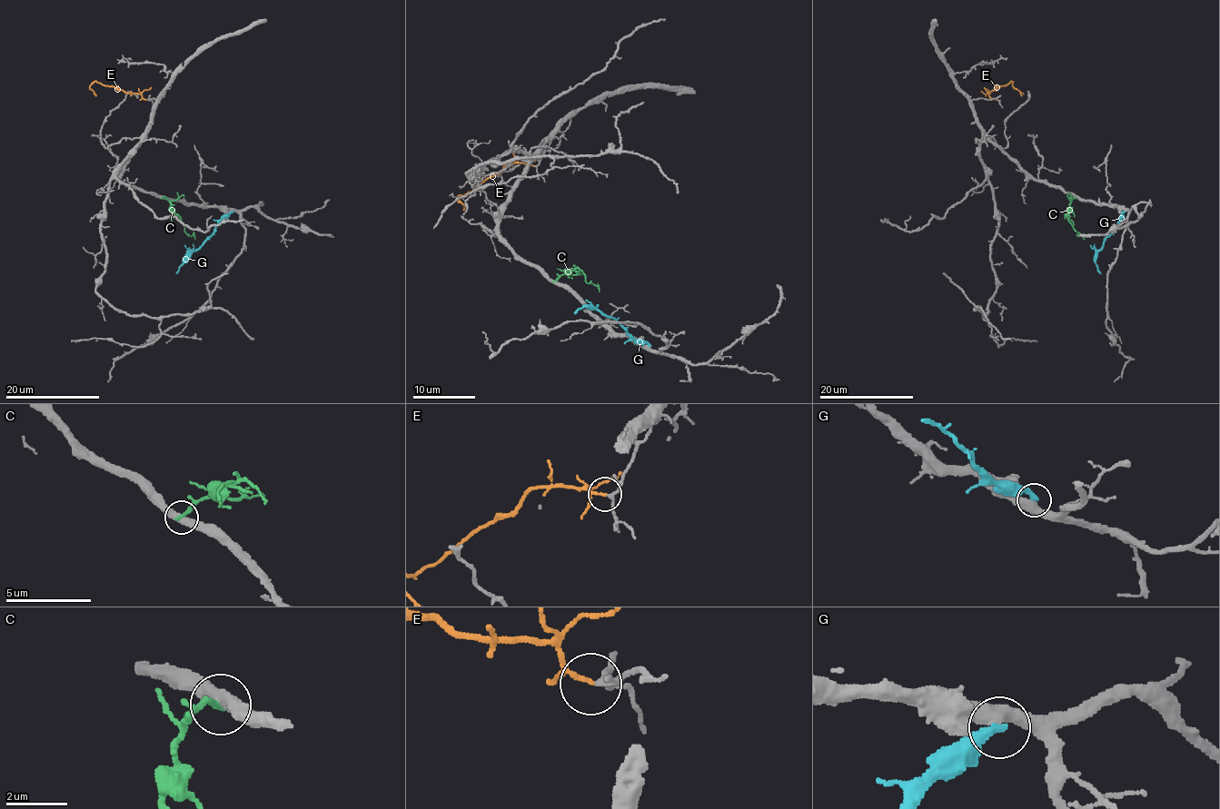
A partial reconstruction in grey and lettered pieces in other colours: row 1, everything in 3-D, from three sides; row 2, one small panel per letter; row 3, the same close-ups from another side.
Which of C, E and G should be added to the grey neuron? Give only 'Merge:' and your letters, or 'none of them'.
Merge: E

